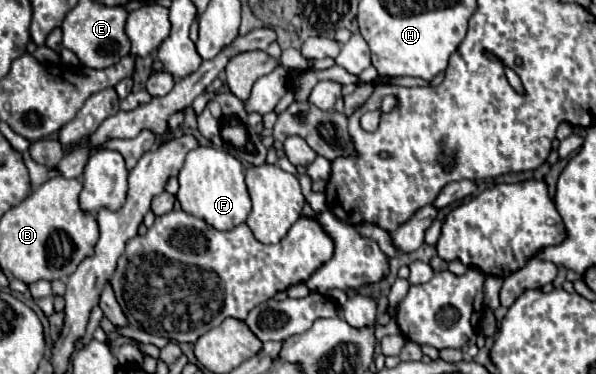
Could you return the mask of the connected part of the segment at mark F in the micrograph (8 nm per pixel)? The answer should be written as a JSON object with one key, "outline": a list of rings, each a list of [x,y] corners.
{"outline":[[[199,146],[187,154],[185,164],[177,178],[179,178],[177,200],[187,214],[197,216],[205,220],[209,226],[213,226],[215,230],[223,230],[223,232],[247,220],[251,212],[251,198],[245,186],[243,164],[229,152],[211,146],[207,148]]]}

